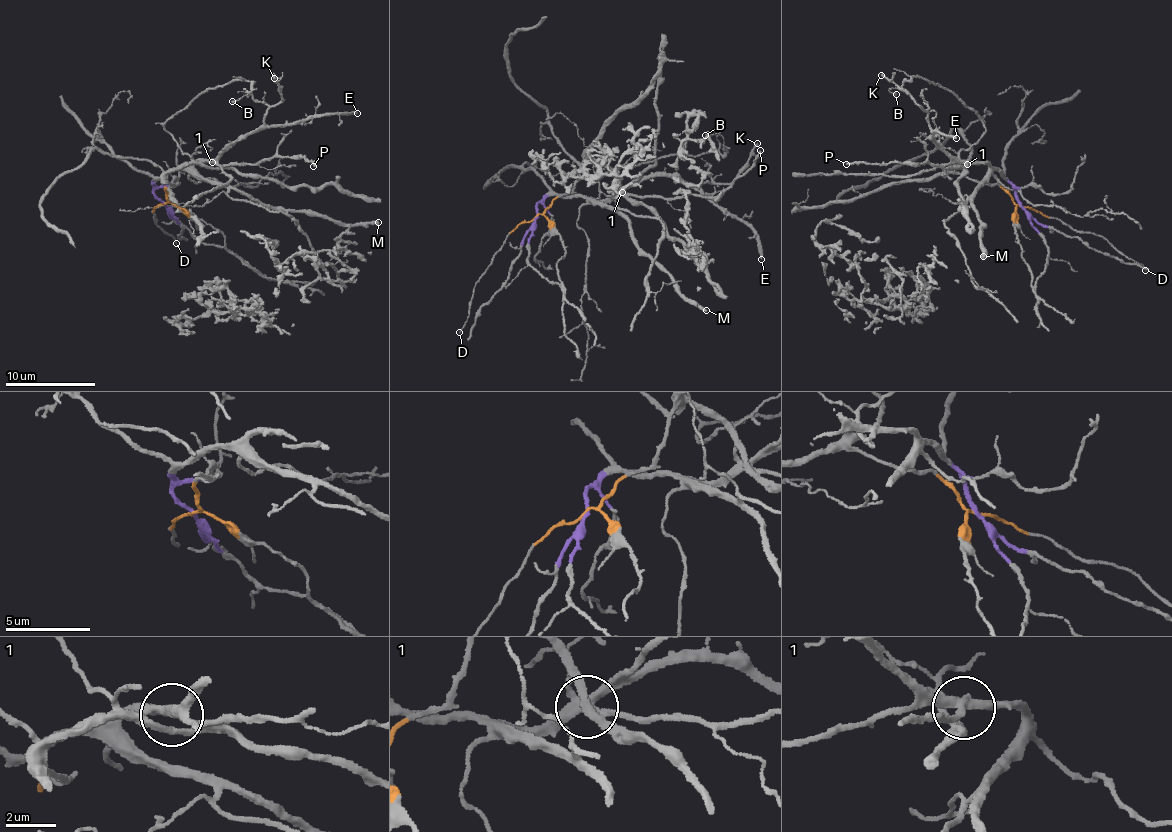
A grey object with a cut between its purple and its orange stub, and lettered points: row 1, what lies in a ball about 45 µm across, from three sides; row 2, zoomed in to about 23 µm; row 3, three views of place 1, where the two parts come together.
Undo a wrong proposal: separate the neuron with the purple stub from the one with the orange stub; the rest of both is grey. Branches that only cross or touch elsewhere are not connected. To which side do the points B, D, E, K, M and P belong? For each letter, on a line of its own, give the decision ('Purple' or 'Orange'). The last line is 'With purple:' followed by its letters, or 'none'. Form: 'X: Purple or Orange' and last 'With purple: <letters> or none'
B: Orange
D: Orange
E: Purple
K: Purple
M: Purple
P: Orange
With purple: E, K, M

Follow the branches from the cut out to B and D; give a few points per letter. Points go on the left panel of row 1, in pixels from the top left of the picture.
B: (164, 203), (174, 186), (167, 178), (189, 157), (166, 122), (201, 93), (250, 82), (251, 90), (232, 102)
D: (164, 203), (157, 204), (152, 212), (157, 219), (155, 224), (174, 236), (177, 243)

